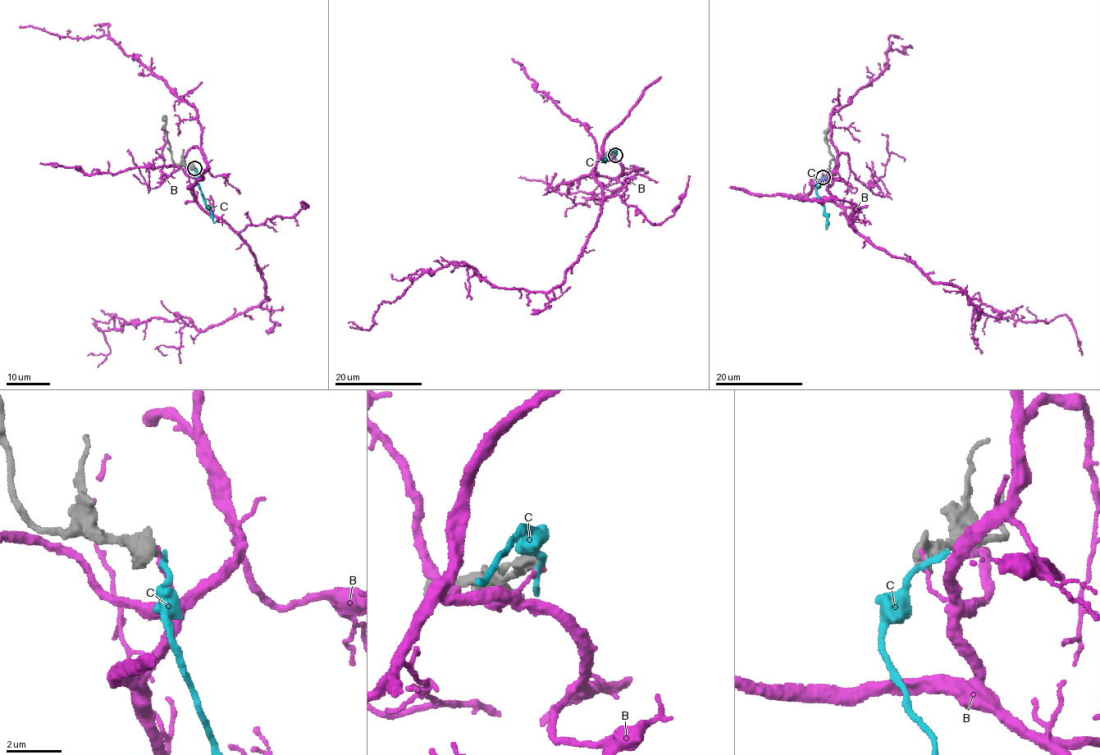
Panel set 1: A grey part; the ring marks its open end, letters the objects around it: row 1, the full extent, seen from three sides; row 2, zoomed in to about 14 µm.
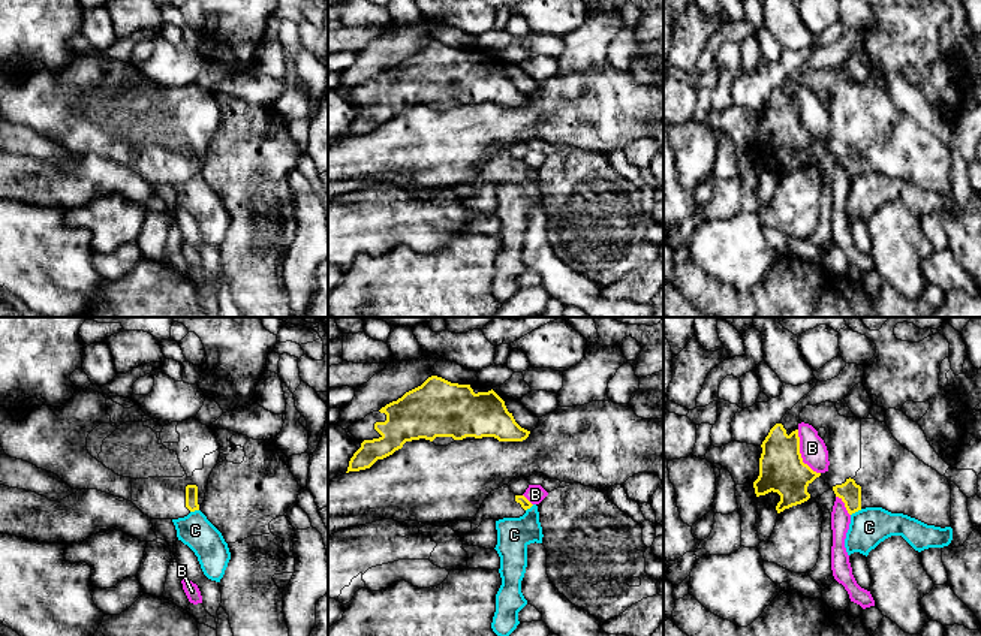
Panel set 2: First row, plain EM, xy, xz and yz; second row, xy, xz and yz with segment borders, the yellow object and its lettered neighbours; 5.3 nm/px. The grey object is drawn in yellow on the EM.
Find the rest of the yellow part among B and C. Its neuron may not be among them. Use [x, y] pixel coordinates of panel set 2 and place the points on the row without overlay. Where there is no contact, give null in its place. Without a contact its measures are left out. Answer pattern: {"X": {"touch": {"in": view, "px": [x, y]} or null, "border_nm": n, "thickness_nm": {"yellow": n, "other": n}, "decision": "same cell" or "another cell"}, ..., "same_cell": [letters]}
{"B": {"touch": {"in": "yz", "px": [800, 118]}, "border_nm": 260, "thickness_nm": {"yellow": 240, "other": 140}, "decision": "another cell"}, "C": {"touch": {"in": "yz", "px": [855, 175]}, "border_nm": 70, "thickness_nm": {"yellow": 120, "other": 200}, "decision": "another cell"}, "same_cell": []}

